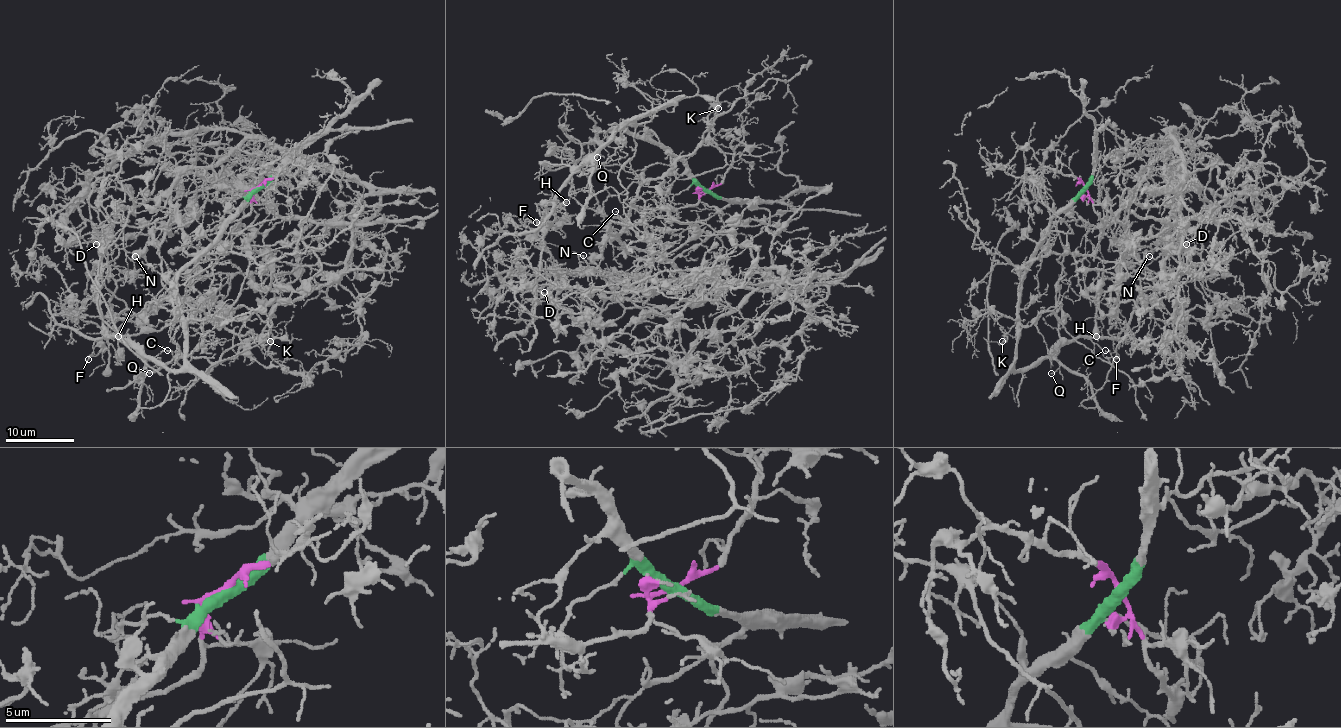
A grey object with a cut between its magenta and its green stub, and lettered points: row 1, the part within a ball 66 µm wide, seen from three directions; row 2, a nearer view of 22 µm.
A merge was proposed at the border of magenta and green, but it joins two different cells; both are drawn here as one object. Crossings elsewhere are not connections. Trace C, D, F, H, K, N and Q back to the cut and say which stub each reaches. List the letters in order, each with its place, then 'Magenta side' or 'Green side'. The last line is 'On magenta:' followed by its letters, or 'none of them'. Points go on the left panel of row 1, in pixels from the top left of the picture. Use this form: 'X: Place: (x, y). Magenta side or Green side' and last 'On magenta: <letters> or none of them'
C: Place: (167, 350). Green side
D: Place: (96, 244). Magenta side
F: Place: (88, 359). Green side
H: Place: (118, 336). Green side
K: Place: (270, 341). Green side
N: Place: (135, 256). Magenta side
Q: Place: (149, 373). Green side
On magenta: D, N

